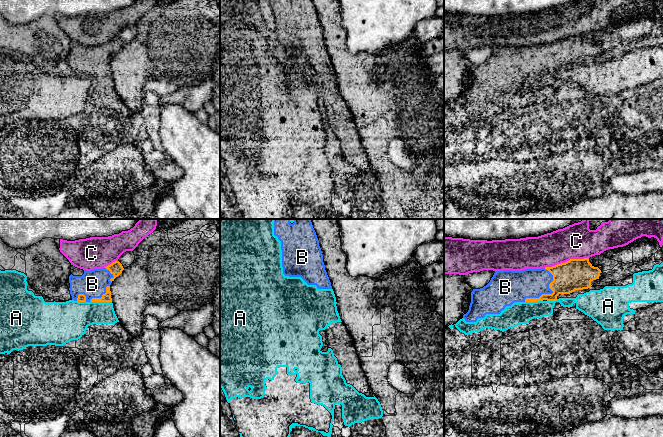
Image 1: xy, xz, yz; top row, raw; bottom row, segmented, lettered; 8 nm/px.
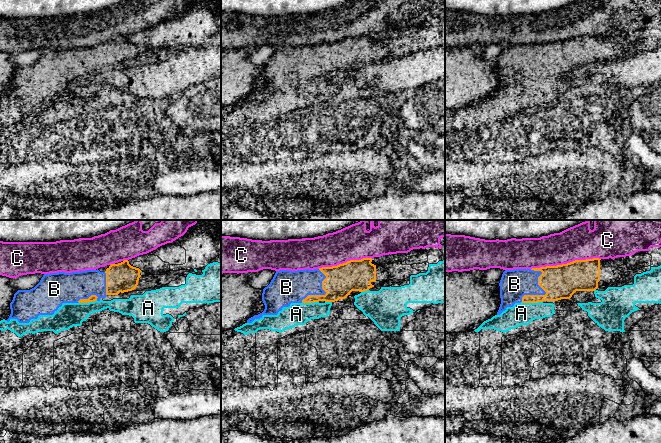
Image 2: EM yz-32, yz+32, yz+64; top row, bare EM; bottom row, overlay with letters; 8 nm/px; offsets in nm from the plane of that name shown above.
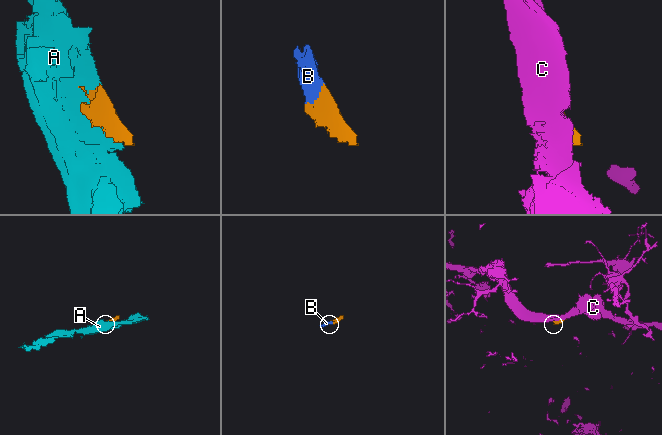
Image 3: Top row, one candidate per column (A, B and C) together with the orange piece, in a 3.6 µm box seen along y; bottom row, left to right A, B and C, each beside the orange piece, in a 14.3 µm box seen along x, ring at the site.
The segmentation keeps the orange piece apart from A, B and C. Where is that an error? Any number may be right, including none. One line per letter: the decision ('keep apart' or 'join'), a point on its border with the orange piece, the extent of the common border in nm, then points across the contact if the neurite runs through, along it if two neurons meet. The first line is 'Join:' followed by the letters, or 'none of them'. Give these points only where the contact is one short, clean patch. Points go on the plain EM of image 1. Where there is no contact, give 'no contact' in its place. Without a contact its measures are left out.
Join: B
A: keep apart; meets orange in xy at (101, 77); contact 180 nm long
B: join; meets orange in yz at (549, 70); contact 320 nm long
C: keep apart; meets orange in yz at (567, 37); contact 360 nm long

